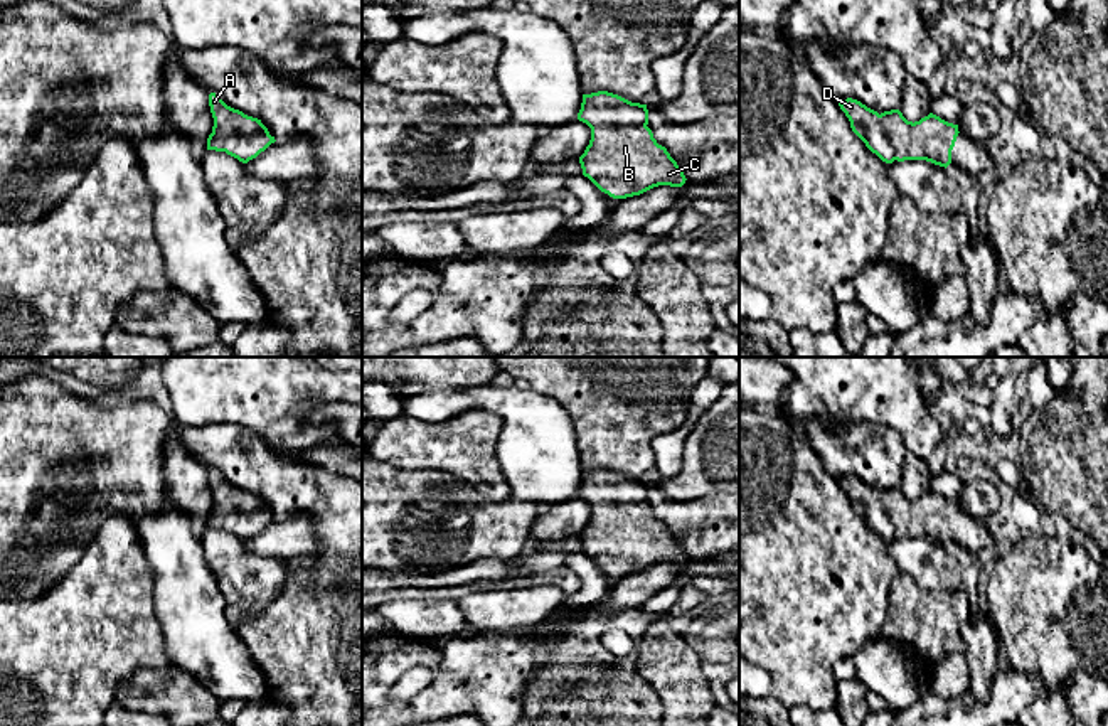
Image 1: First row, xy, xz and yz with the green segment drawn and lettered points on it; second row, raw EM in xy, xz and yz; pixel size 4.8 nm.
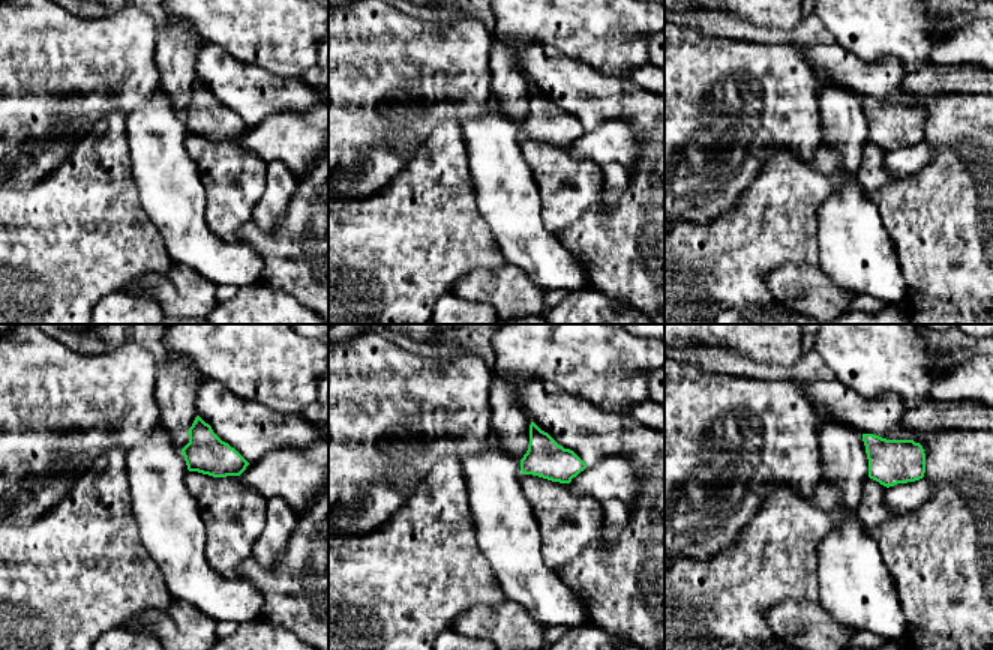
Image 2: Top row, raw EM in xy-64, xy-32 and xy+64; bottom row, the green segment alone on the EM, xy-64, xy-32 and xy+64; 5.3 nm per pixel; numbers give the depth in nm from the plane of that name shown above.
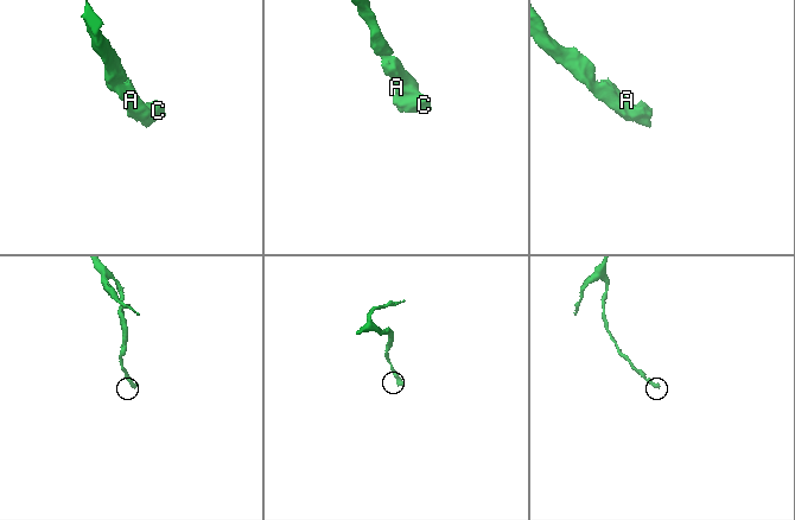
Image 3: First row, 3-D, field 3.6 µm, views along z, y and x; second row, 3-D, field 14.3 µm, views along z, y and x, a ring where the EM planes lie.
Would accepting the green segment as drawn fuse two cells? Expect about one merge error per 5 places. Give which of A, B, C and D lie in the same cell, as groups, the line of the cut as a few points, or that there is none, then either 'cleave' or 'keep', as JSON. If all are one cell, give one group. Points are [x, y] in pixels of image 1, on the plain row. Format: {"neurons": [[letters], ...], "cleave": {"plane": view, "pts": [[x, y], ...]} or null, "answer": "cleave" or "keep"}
{"neurons": [["A", "B", "C", "D"]], "cleave": null, "answer": "keep"}

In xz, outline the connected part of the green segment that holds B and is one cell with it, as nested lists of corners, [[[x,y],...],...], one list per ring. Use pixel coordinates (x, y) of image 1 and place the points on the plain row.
[[[598,468],[583,472],[578,497],[591,505],[591,517],[579,534],[583,553],[613,576],[640,573],[658,563],[682,564],[685,553],[665,524],[658,522],[648,502],[647,482]]]

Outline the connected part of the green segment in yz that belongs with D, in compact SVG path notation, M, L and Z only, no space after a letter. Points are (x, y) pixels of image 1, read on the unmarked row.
M857 477L839 478L852 509L882 539L926 537L940 544L951 541L958 502L930 490L919 499L908 499L899 487L877 490Z

